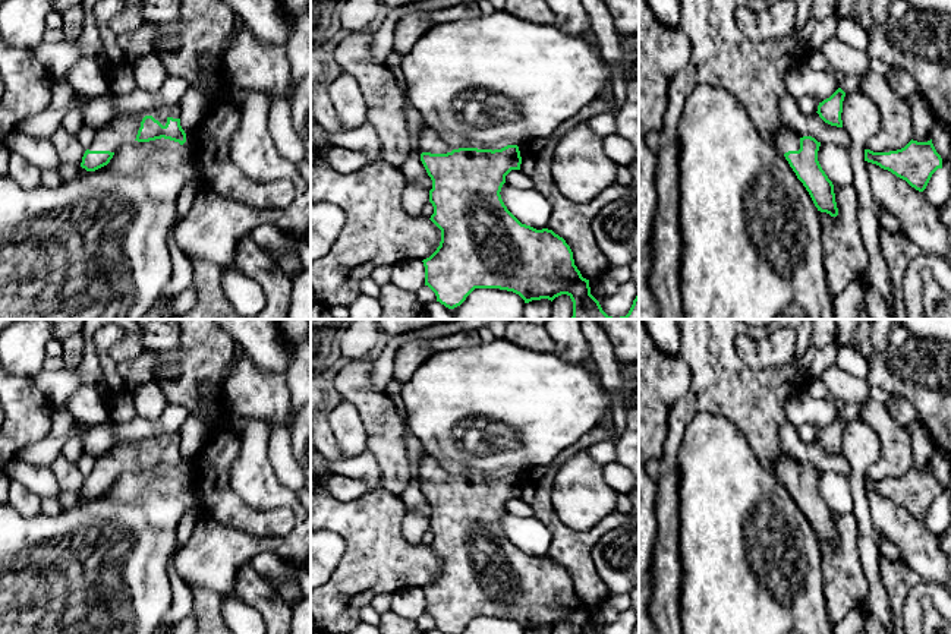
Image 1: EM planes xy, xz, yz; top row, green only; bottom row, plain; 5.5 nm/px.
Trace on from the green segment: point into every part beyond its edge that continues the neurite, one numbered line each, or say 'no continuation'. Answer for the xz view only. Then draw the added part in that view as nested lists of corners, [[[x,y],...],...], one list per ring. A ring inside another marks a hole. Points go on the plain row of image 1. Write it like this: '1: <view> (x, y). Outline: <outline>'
1: xz (430, 469). Outline: [[[425,455],[421,460],[416,479],[422,480],[431,480],[431,482],[447,482],[451,480],[451,473],[443,467],[435,458],[431,455]]]

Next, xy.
1: xy (122, 457). Outline: [[[173,435],[170,438],[157,438],[149,442],[139,441],[132,444],[117,444],[114,448],[95,460],[94,469],[88,477],[110,479],[116,482],[123,471],[136,467],[141,450],[145,444],[152,444],[163,454],[166,454],[169,445],[180,447],[180,438]]]

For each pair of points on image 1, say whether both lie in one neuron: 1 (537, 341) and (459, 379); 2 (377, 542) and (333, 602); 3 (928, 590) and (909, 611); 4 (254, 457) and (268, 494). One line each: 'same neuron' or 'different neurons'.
1: different neurons
2: same neuron
3: same neuron
4: same neuron

